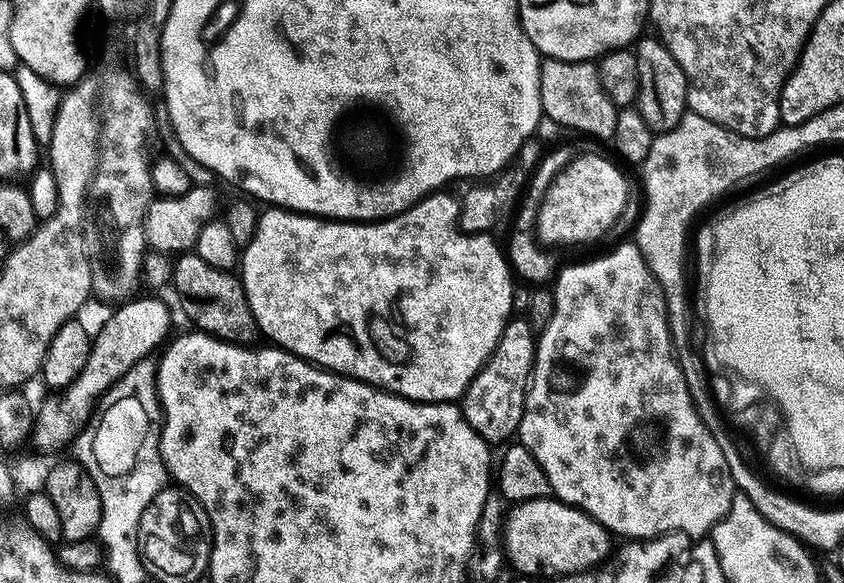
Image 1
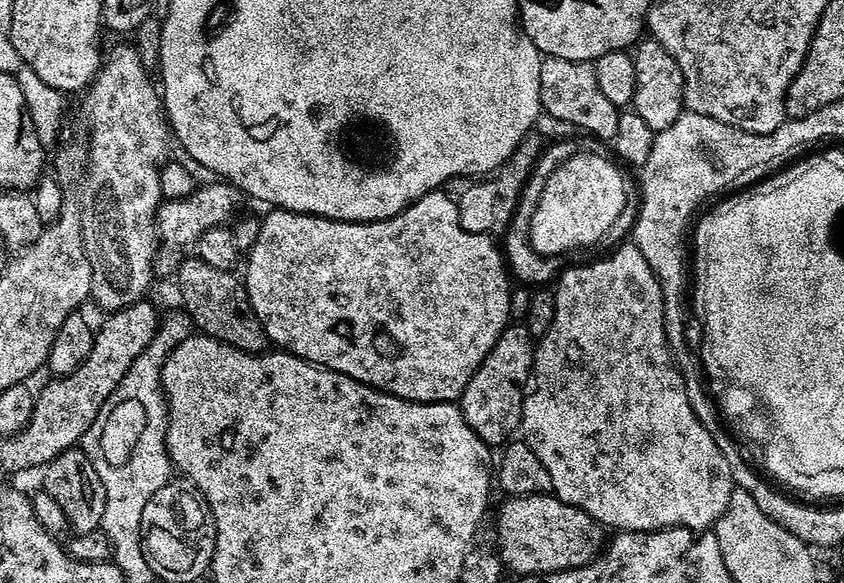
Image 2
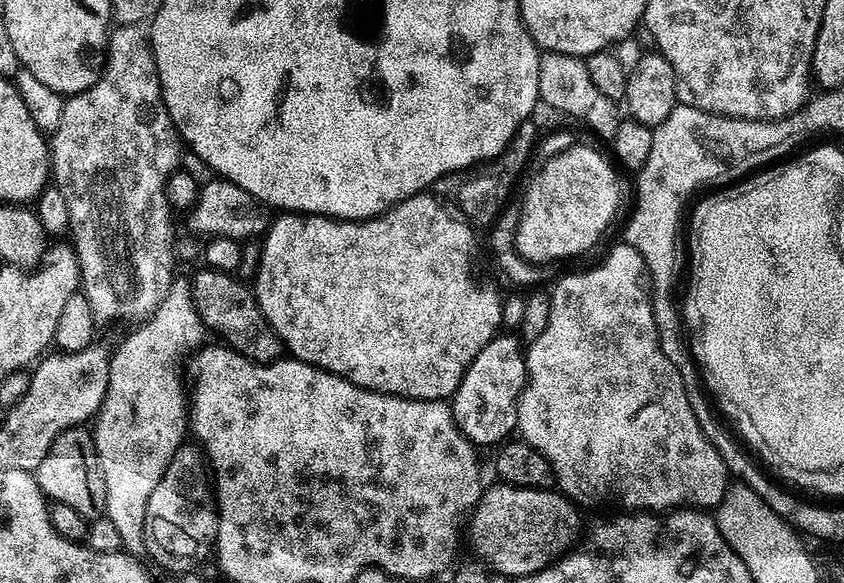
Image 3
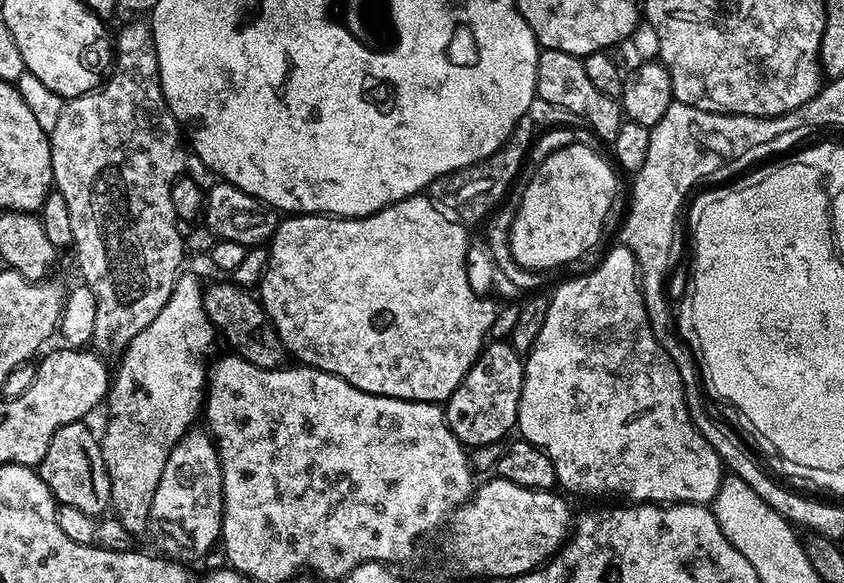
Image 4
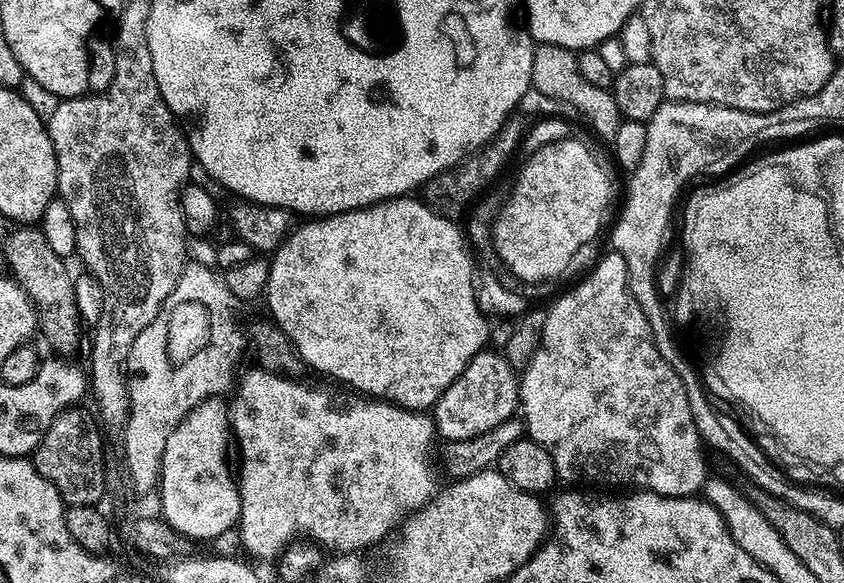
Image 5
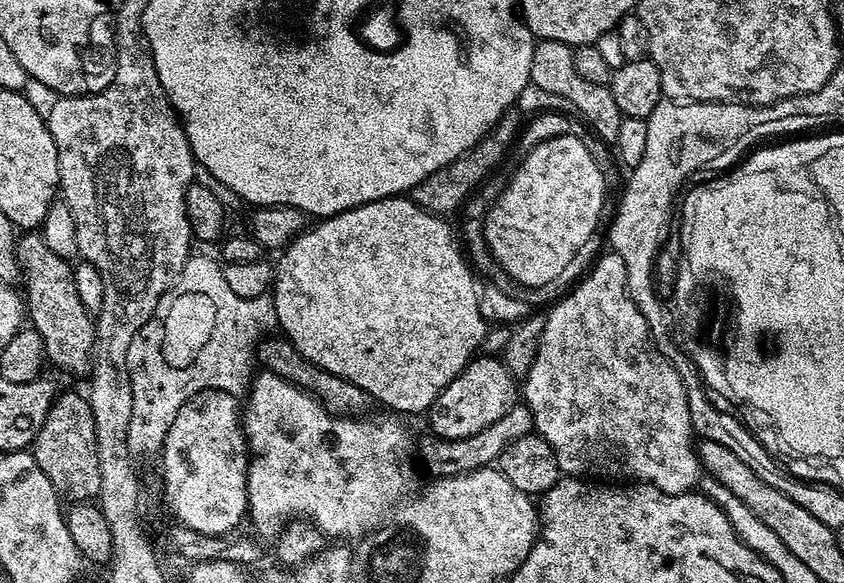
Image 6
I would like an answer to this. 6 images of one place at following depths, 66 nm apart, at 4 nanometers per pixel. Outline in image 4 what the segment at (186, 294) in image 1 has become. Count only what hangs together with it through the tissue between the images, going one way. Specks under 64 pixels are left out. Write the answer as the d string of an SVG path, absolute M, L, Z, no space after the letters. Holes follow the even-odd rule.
M231 282L212 284L204 288L204 309L213 327L229 344L235 355L242 357L259 368L278 368L285 363L285 349L280 343L278 330L272 325L272 319L264 313L264 305L252 297L253 293Z

